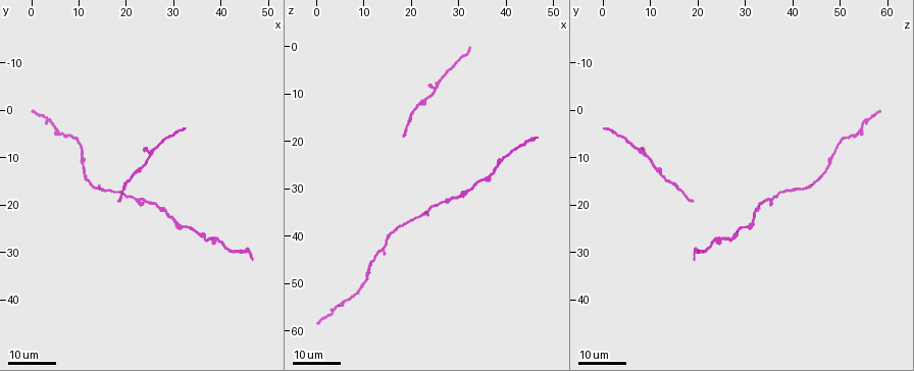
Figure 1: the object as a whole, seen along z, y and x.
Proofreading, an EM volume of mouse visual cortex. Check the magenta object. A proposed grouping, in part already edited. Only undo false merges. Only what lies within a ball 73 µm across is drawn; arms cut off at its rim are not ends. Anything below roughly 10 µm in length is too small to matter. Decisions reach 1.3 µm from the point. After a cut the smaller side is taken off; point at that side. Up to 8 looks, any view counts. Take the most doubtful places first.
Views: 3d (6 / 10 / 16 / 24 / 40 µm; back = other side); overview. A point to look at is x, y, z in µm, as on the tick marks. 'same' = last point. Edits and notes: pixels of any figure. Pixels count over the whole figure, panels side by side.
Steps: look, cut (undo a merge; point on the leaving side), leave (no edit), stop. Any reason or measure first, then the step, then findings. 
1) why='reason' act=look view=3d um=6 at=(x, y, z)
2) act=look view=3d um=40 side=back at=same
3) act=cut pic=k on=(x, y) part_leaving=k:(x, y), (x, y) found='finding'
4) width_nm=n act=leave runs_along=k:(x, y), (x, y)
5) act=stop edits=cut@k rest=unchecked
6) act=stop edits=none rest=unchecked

why='side arm on a straight run' act=look view=3d um=16 at=(25.0, 9.5, 9.0)

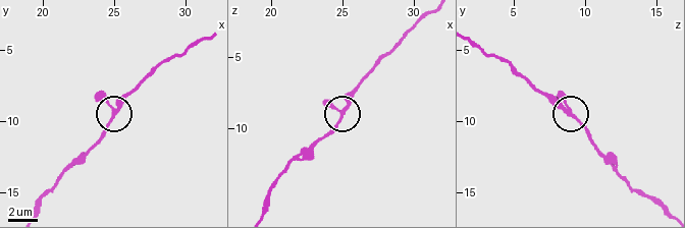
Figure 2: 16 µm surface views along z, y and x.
act=look view=3d um=10 at=(25.0, 9.6, 9.0)

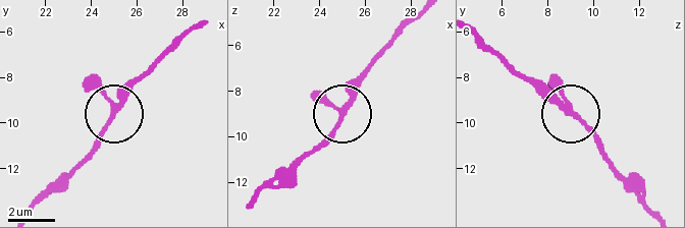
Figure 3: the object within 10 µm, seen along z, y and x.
arms=3 act=leave found='all the same neuron'

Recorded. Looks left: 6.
why='calibre changes' act=look view=3d um=24 at=(22.5, 18.5, 35.0)

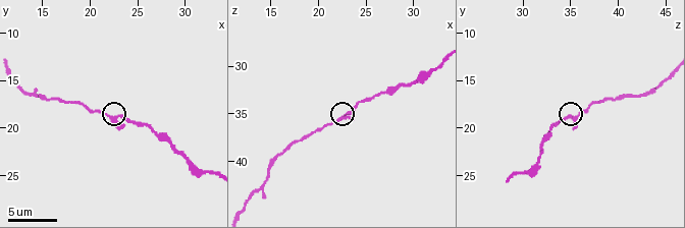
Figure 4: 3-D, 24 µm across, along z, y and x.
act=look view=3d um=6 at=(22.2, 19.0, 35.6)

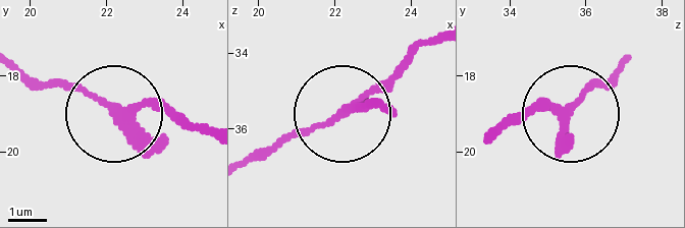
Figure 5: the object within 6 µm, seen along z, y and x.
act=leave runs_along=5:(510, 121), (545, 105), (571, 111), (620, 66) found='one neuron here'

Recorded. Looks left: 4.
why='sudden change in width' act=look view=3d um=16 at=(37.5, 27.5, 25.5)

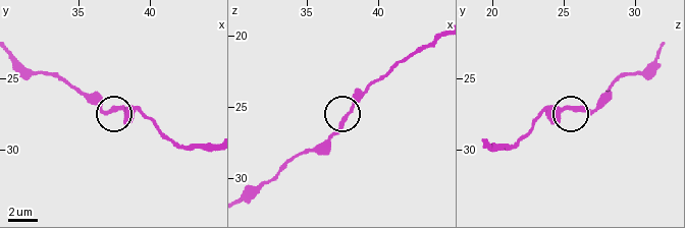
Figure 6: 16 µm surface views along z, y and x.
act=look view=3d um=6 at=(38.0, 27.2, 25.6)

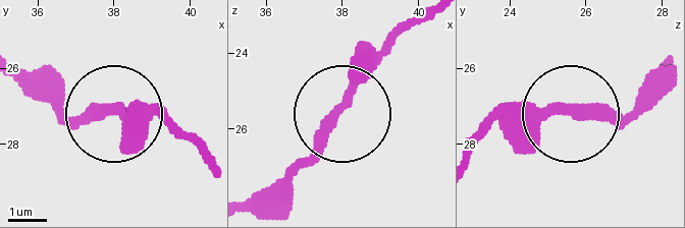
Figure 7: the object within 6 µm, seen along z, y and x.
act=leave runs_along=7:(250, 203), (315, 148), (392, 44) found='all the same neuron'

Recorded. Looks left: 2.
why='sudden change in width' act=look view=3d um=24 at=(21.5, 13.5, 12.0)

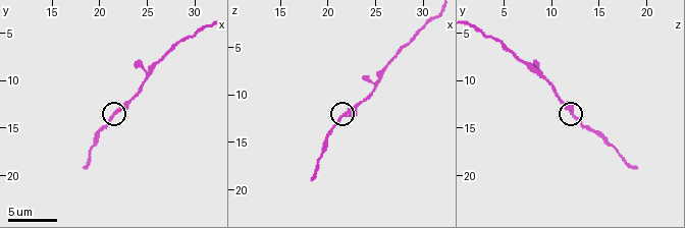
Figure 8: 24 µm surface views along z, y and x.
act=look view=3d um=6 at=(21.6, 13.4, 12.4)

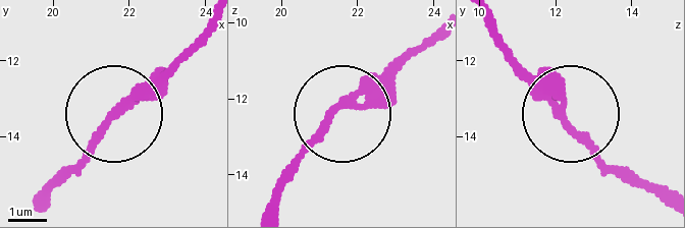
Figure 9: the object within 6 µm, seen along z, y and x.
act=leave found='continuous, no second neuron'

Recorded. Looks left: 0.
act=stop edits=none rest=unchecked

